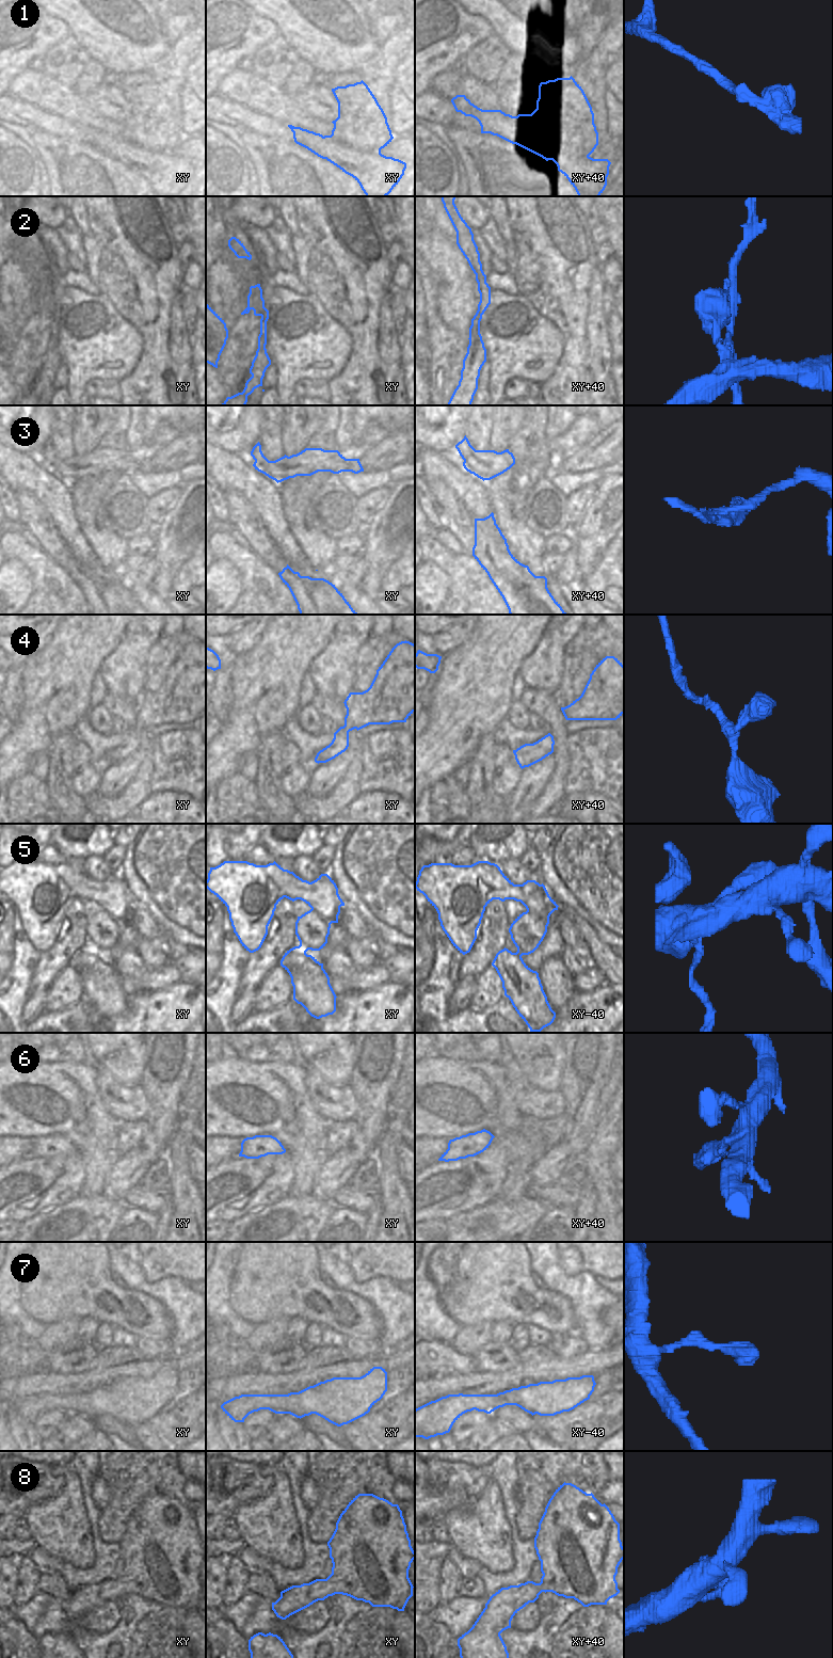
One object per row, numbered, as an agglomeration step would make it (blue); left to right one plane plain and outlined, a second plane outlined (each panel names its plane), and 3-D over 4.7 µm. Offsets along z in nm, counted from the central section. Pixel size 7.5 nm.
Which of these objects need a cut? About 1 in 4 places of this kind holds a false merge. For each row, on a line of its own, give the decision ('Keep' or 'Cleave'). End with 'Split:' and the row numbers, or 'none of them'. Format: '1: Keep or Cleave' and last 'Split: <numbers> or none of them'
1: Cleave
2: Cleave
3: Keep
4: Keep
5: Keep
6: Keep
7: Keep
8: Keep
Split: 1, 2

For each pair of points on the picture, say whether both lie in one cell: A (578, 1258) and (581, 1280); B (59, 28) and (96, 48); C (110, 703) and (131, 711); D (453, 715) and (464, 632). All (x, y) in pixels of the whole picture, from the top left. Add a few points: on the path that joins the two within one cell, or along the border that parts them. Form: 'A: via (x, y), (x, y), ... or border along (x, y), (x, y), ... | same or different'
A: border along (559, 1259), (570, 1276), (590, 1272), (595, 1277) | different
B: border along (51, 17), (59, 18), (66, 26), (69, 34) | different
C: via (115, 705), (126, 710) | same
D: border along (475, 625), (470, 634), (458, 647), (442, 656) | different

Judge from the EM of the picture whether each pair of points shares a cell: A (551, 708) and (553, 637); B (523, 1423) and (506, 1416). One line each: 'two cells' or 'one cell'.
A: two cells
B: one cell

